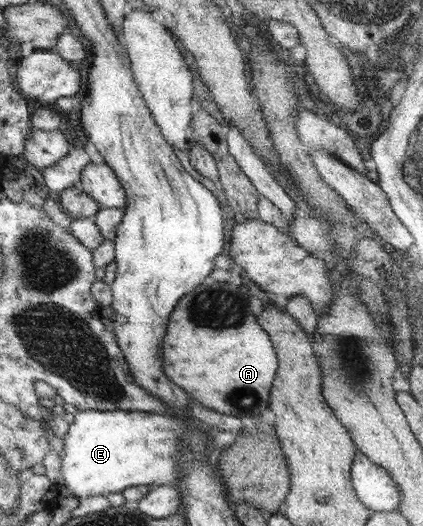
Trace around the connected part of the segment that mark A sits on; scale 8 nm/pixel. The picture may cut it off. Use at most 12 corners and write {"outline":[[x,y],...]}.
{"outline":[[206,280],[166,334],[166,376],[268,431],[280,362],[247,290]]}

